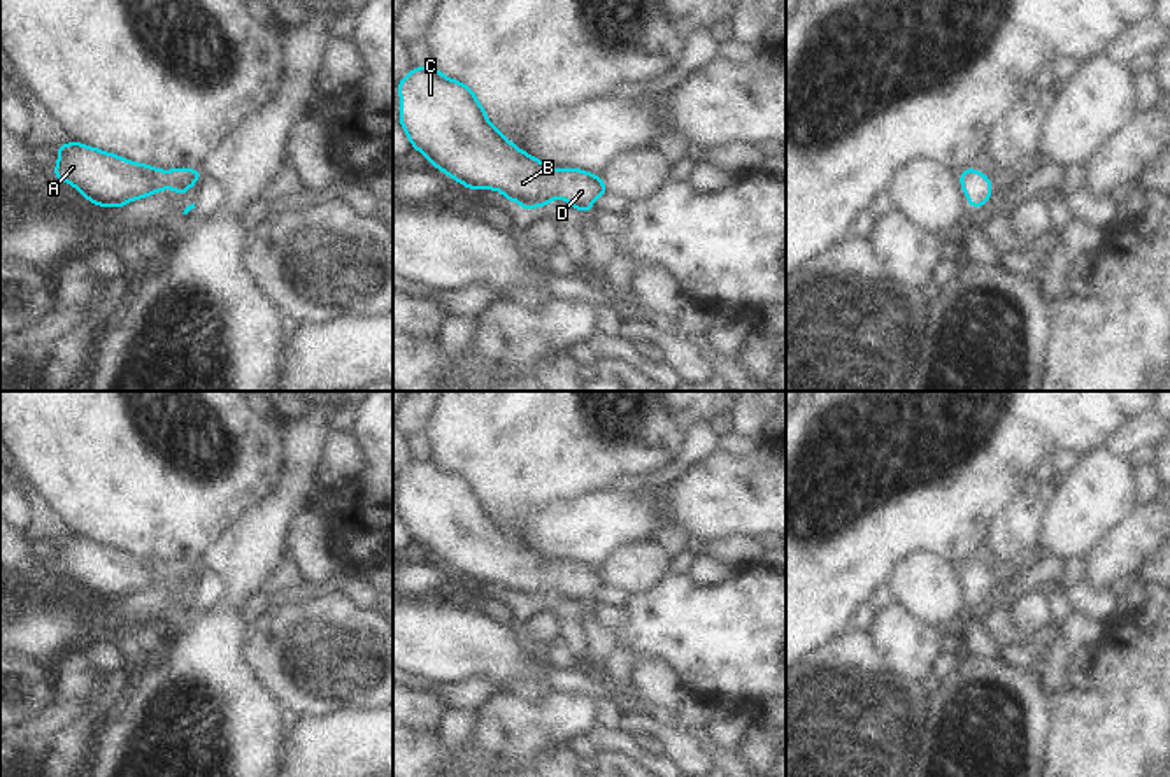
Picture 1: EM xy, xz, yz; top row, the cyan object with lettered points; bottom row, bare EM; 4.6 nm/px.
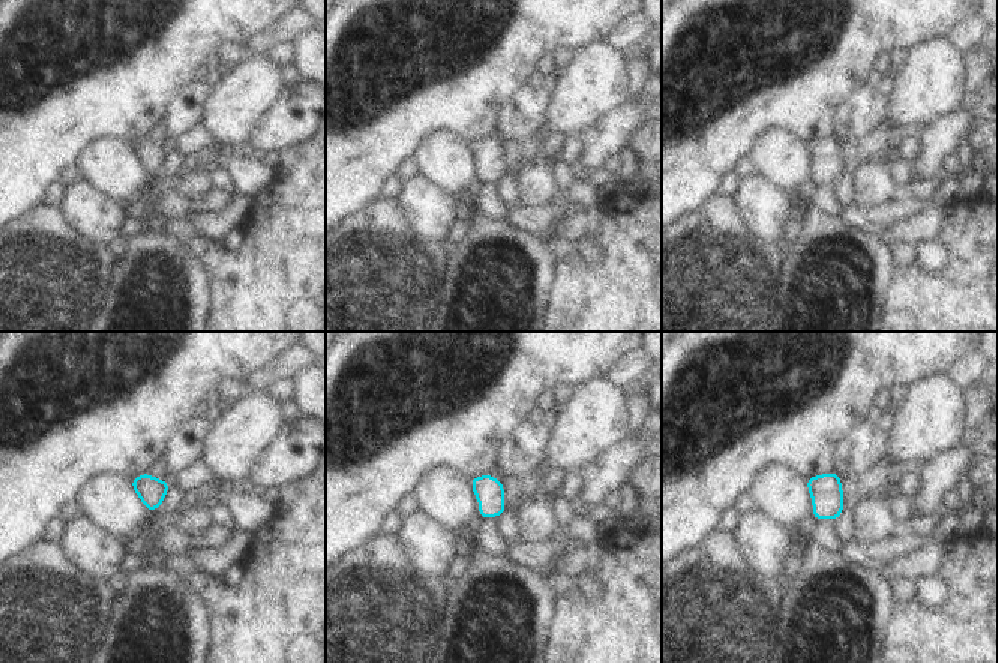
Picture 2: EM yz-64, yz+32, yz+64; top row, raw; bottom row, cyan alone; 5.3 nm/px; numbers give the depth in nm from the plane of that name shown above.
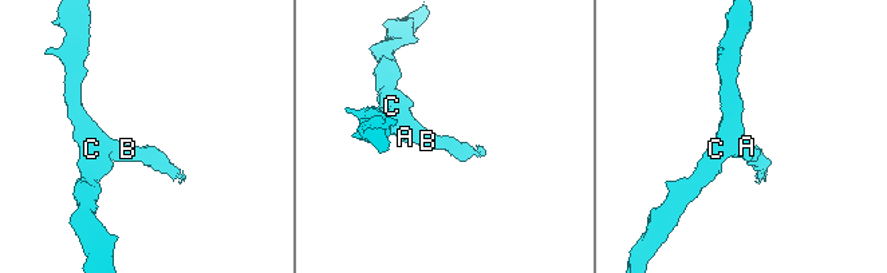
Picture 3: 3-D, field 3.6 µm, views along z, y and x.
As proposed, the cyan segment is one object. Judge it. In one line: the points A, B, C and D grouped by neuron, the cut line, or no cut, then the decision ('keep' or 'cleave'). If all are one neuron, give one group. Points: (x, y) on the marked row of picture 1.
groups A B C D; cut none; keep

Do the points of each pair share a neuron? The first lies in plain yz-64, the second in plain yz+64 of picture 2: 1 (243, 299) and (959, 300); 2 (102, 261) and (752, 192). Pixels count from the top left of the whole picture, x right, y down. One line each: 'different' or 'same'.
1: same
2: different

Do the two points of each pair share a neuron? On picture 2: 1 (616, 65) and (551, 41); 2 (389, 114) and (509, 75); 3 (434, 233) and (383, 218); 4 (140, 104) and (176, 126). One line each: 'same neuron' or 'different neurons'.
1: different neurons
2: same neuron
3: different neurons
4: different neurons

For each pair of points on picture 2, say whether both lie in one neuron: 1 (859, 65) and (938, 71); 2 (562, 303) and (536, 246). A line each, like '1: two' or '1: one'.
1: two
2: two

